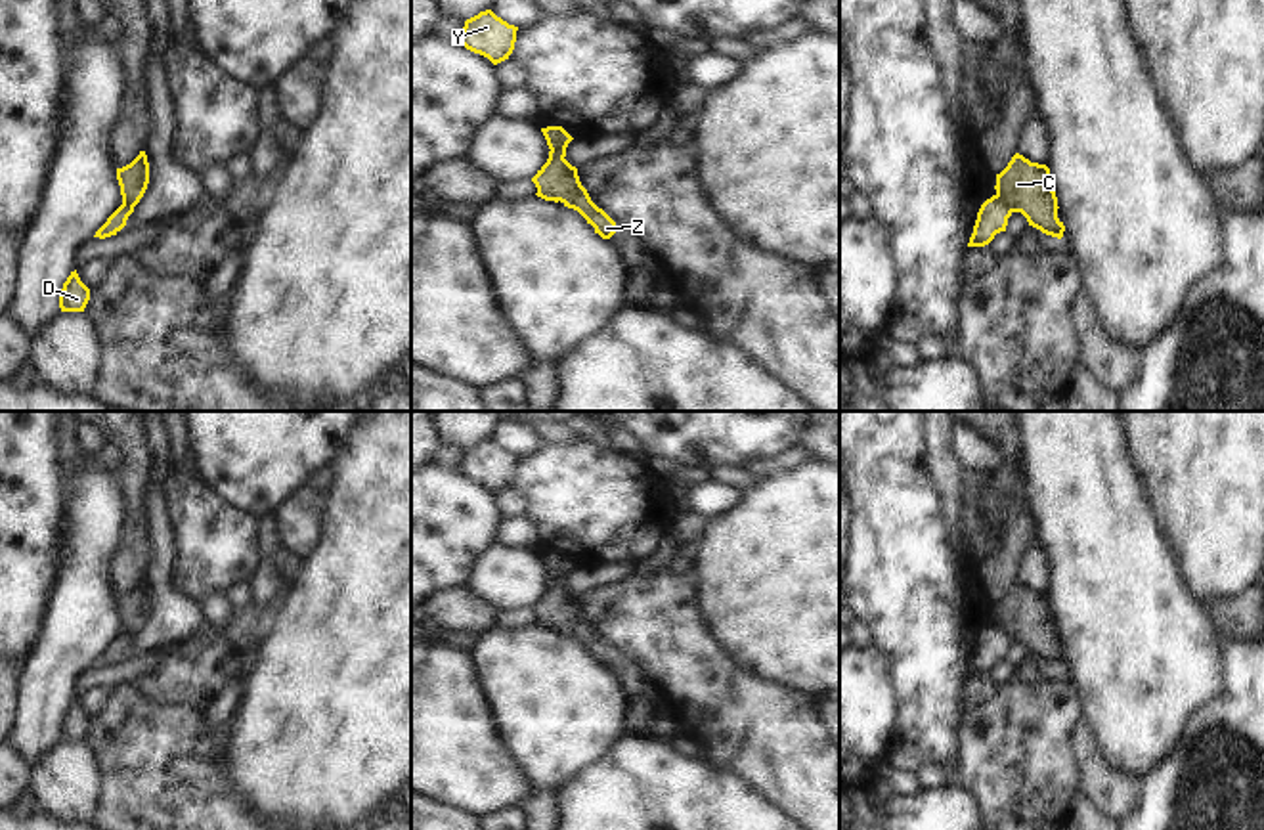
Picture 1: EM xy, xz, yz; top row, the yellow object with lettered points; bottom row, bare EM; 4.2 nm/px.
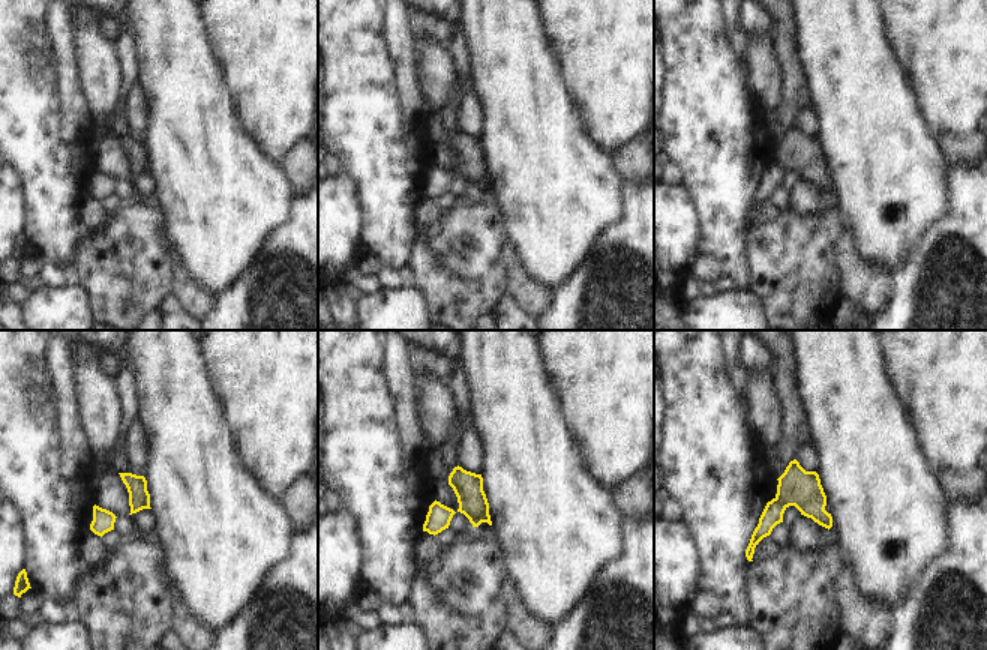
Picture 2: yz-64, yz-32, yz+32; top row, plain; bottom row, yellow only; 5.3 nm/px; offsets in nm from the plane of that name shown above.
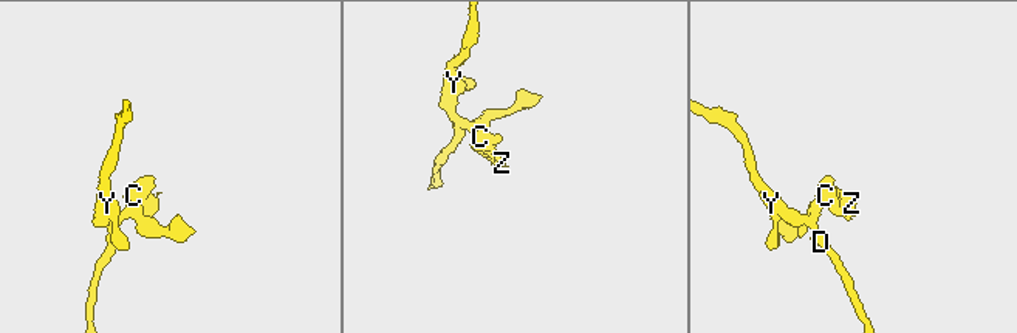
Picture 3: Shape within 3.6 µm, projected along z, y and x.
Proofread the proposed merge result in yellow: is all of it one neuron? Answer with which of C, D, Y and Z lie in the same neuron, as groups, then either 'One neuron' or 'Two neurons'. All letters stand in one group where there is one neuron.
Groups: C Z / D Y. Two neurons

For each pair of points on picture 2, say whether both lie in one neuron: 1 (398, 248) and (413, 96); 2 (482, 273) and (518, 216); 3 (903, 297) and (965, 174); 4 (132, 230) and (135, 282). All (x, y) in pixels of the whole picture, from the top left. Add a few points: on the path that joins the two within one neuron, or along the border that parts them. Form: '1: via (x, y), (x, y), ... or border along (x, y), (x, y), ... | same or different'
1: border along (399, 99), (404, 129), (410, 134) | different
2: border along (492, 201), (501, 212), (507, 237) | different
3: via (923, 267), (930, 245), (965, 204) | same
4: via (132, 243), (132, 269) | same

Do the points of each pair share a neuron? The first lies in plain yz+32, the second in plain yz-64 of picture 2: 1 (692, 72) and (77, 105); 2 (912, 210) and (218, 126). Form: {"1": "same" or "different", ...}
{"1": "different", "2": "same"}

